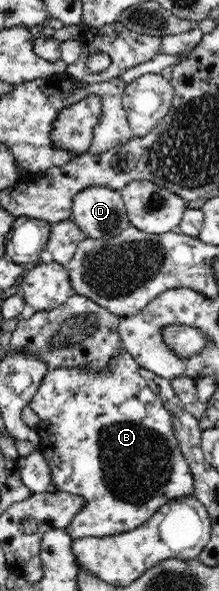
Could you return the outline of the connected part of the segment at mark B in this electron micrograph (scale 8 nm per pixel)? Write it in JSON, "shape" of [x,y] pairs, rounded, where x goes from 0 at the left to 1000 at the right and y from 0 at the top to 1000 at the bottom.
{"shape":[[[543,592],[534,602],[498,606],[498,616],[475,619],[470,626],[388,616],[361,623],[301,619],[224,628],[205,633],[183,657],[169,658],[164,670],[132,679],[128,685],[174,704],[178,717],[160,724],[178,731],[183,743],[174,761],[201,770],[233,790],[237,816],[251,817],[256,829],[320,832],[374,839],[393,846],[365,865],[333,875],[329,883],[288,893],[329,912],[397,907],[507,909],[562,900],[616,898],[630,890],[671,883],[744,853],[772,849],[772,844],[808,843],[813,838],[886,836],[886,809],[863,783],[831,772],[813,745],[795,738],[781,699],[753,690],[749,680],[694,660],[680,660],[662,641],[639,635],[639,616],[626,616],[589,596]]]}

